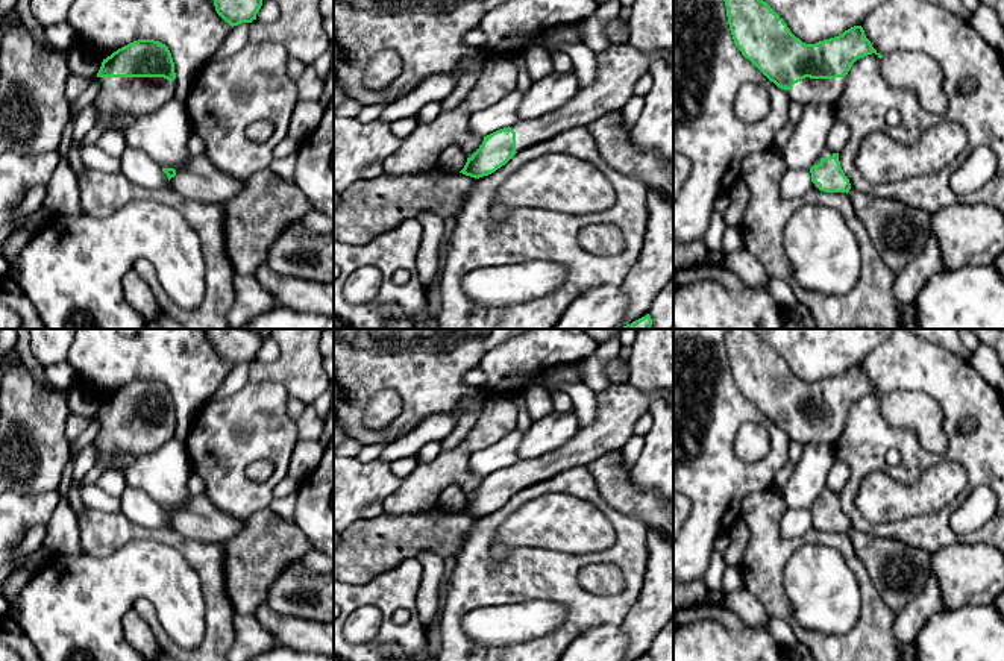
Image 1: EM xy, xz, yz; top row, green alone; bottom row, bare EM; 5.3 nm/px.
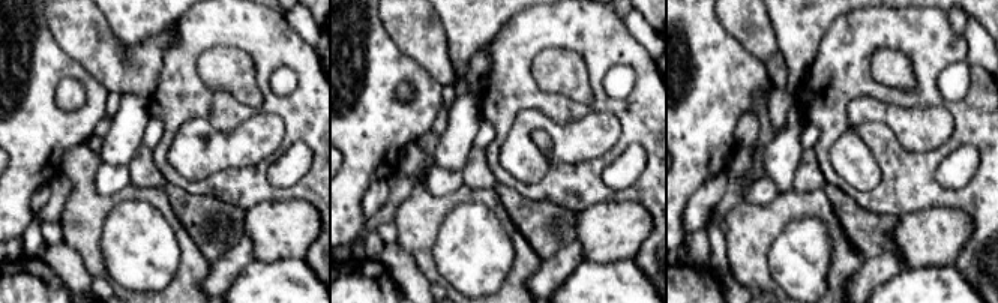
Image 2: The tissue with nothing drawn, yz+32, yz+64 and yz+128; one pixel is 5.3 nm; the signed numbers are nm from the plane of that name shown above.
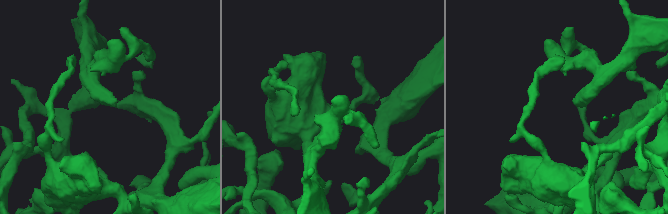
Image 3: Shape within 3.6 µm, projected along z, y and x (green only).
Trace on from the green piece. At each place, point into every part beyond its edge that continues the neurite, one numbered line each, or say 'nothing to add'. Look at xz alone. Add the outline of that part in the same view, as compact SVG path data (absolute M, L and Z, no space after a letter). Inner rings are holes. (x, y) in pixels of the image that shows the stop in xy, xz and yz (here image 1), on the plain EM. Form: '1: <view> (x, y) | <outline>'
1: xz (619, 405) | M613 384L596 394L598 412L596 420L578 431L567 443L557 450L547 452L544 456L534 459L517 459L510 467L516 471L516 491L543 482L561 471L573 467L588 465L601 455L620 449L634 435L637 418L649 411L652 394L628 384Z

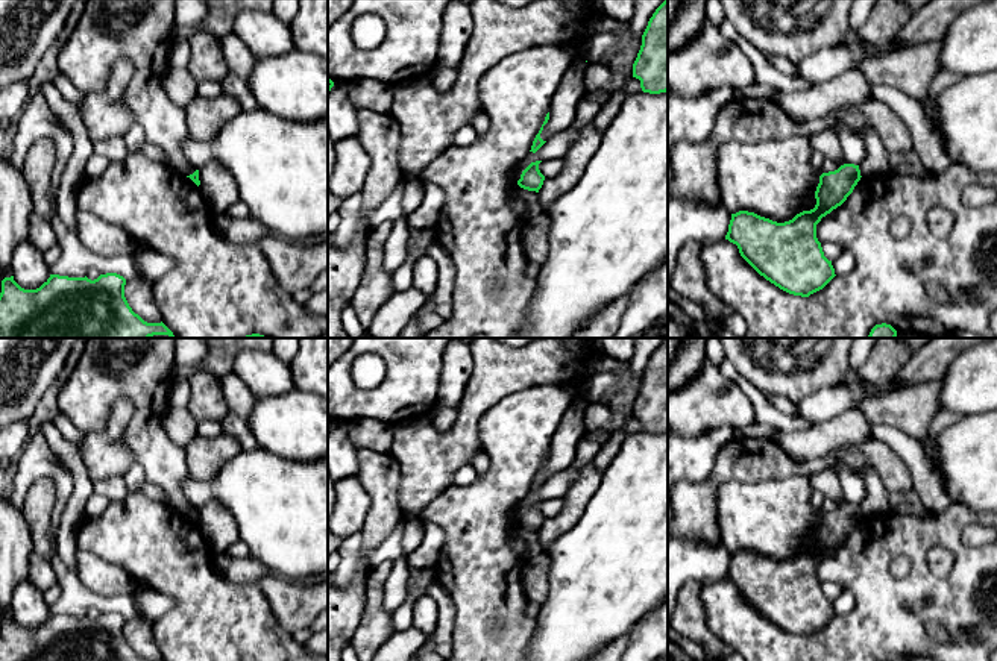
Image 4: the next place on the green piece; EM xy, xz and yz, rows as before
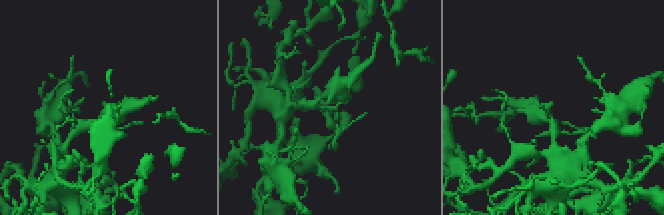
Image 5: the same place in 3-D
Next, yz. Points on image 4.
nothing to add

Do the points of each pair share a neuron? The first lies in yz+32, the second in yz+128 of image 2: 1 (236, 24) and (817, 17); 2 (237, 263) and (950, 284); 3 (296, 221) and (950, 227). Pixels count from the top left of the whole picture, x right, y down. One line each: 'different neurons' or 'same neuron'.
1: different neurons
2: different neurons
3: same neuron

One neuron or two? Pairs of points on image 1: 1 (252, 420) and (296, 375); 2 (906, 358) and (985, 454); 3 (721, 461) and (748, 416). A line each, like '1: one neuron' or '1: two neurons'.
1: two neurons
2: one neuron
3: one neuron

